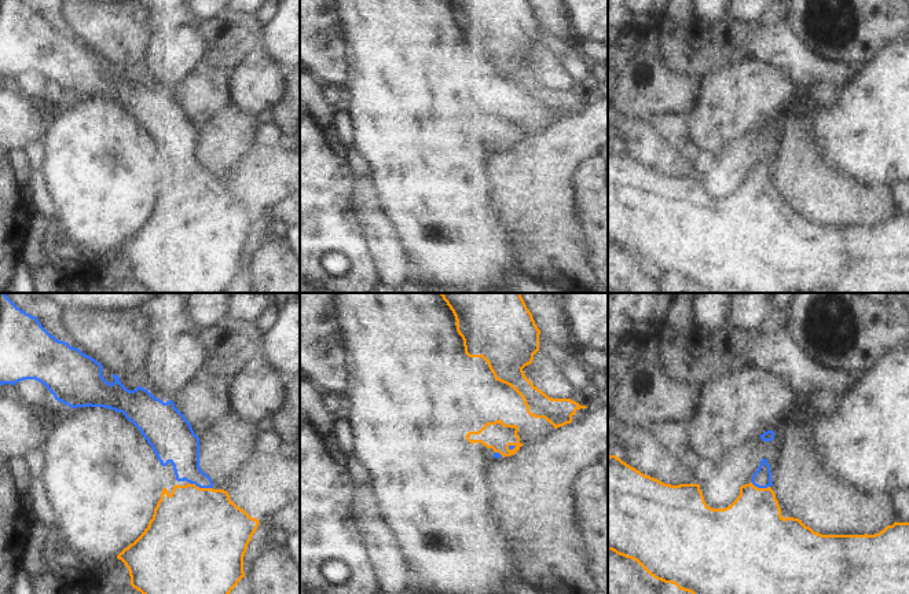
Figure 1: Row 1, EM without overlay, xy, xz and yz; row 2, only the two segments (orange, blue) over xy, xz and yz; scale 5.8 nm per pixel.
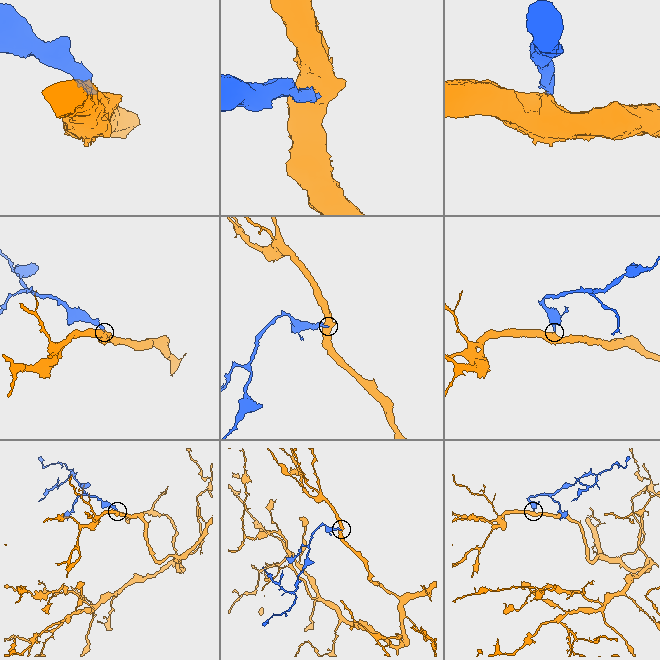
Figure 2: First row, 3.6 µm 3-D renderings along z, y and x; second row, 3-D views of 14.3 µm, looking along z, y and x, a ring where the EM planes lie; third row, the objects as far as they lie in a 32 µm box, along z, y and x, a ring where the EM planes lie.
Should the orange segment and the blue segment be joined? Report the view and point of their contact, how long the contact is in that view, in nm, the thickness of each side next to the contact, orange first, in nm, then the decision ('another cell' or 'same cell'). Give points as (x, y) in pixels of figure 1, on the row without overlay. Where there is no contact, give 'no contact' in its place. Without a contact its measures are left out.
xy (198, 179) | 150 nm | 500/200 nm | same cell

